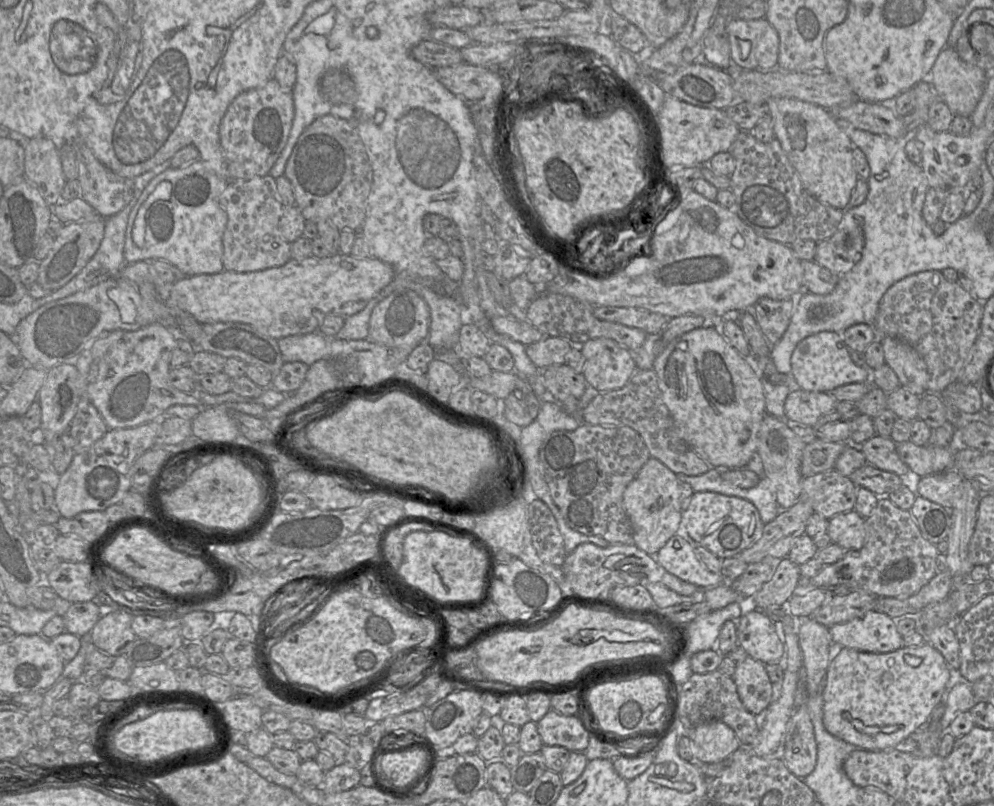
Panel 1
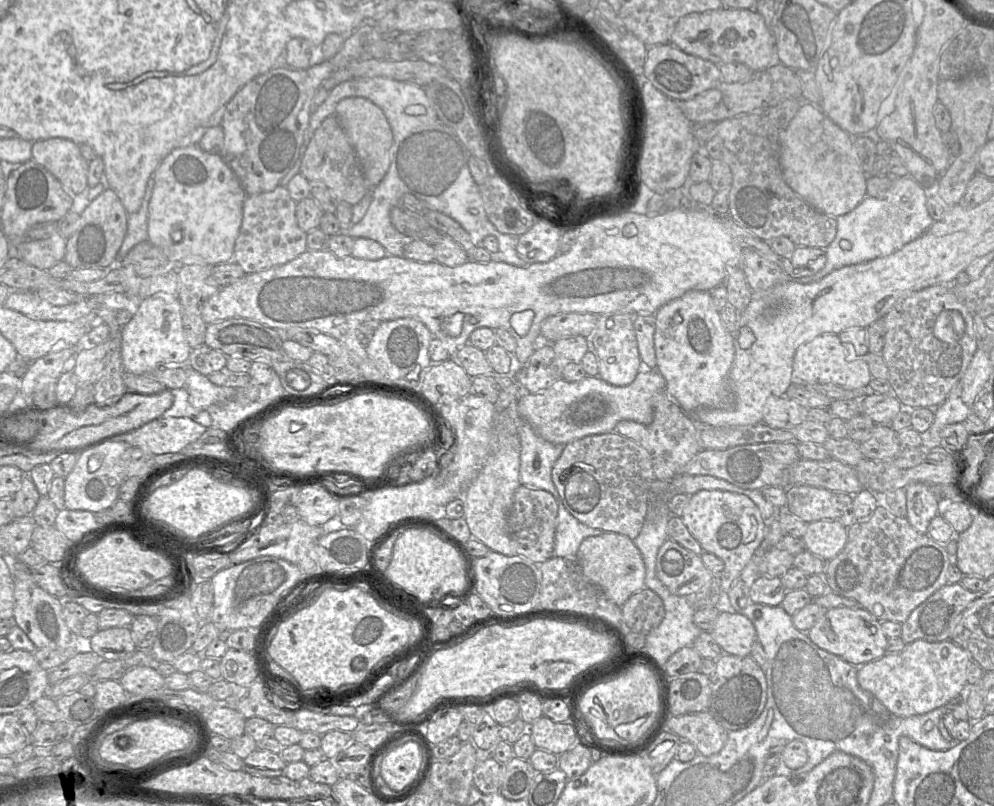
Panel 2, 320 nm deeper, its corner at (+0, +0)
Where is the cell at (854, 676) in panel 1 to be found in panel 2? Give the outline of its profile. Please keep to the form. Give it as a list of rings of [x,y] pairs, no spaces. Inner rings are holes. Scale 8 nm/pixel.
[[[918,639],[906,644],[897,653],[886,653],[858,667],[857,680],[862,689],[870,692],[891,713],[899,717],[910,717],[943,707],[951,699],[959,696],[967,684],[967,667],[971,661],[971,654],[951,640],[928,642]]]

